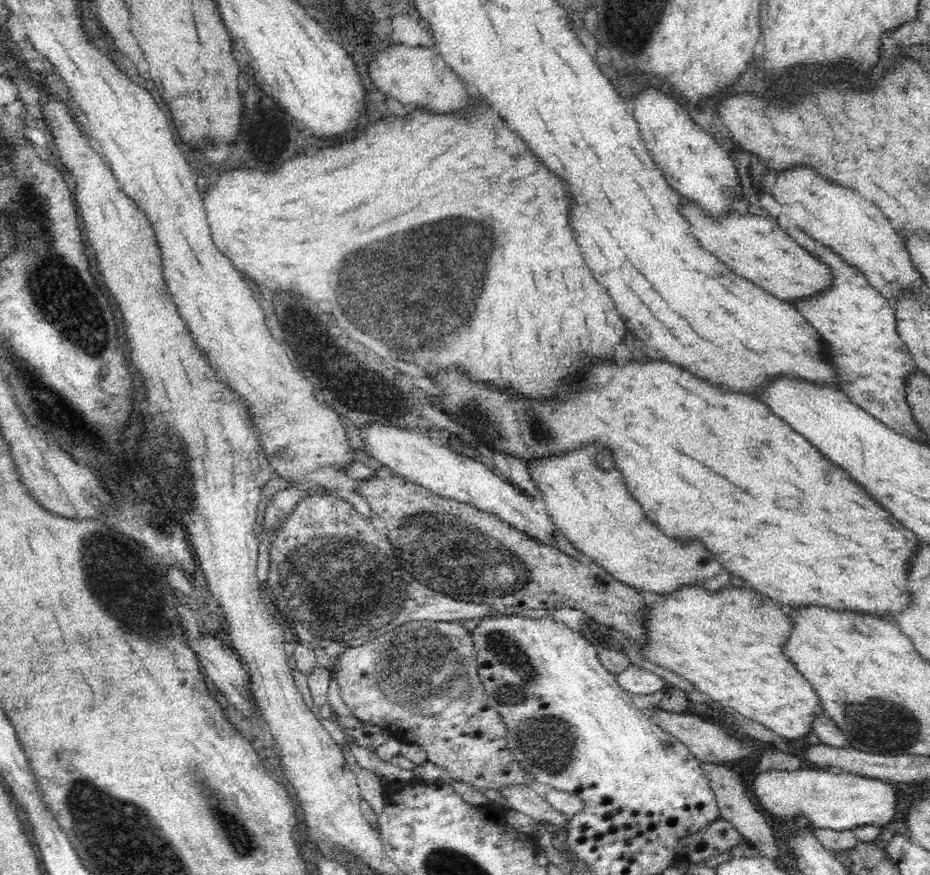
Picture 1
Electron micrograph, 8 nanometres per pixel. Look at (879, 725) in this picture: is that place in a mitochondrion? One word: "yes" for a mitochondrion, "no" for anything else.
yes

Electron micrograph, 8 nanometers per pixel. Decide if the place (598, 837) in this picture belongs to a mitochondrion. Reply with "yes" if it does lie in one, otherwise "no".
no

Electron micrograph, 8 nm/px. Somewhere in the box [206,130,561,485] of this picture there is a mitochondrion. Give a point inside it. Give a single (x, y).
(418, 316)

